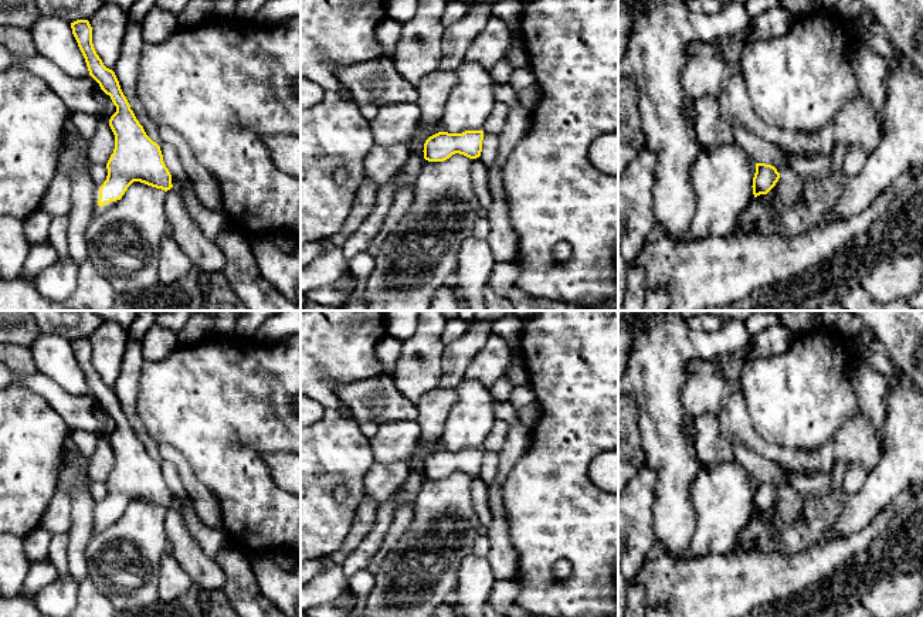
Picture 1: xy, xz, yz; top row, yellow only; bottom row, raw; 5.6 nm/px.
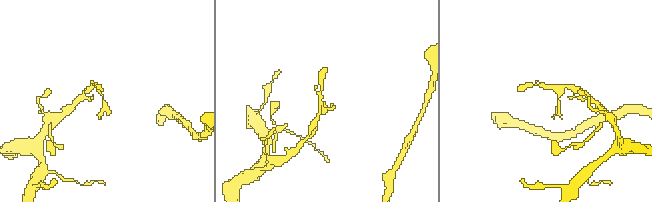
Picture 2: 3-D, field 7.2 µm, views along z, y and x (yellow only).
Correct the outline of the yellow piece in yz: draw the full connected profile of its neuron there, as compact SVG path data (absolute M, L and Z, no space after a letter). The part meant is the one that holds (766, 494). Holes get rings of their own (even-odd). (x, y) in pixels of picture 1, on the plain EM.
M756 481L756 491L753 495L753 512L754 515L760 512L767 512L778 499L780 491L771 482Z

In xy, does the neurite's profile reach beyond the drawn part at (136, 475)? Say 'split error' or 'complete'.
split error

